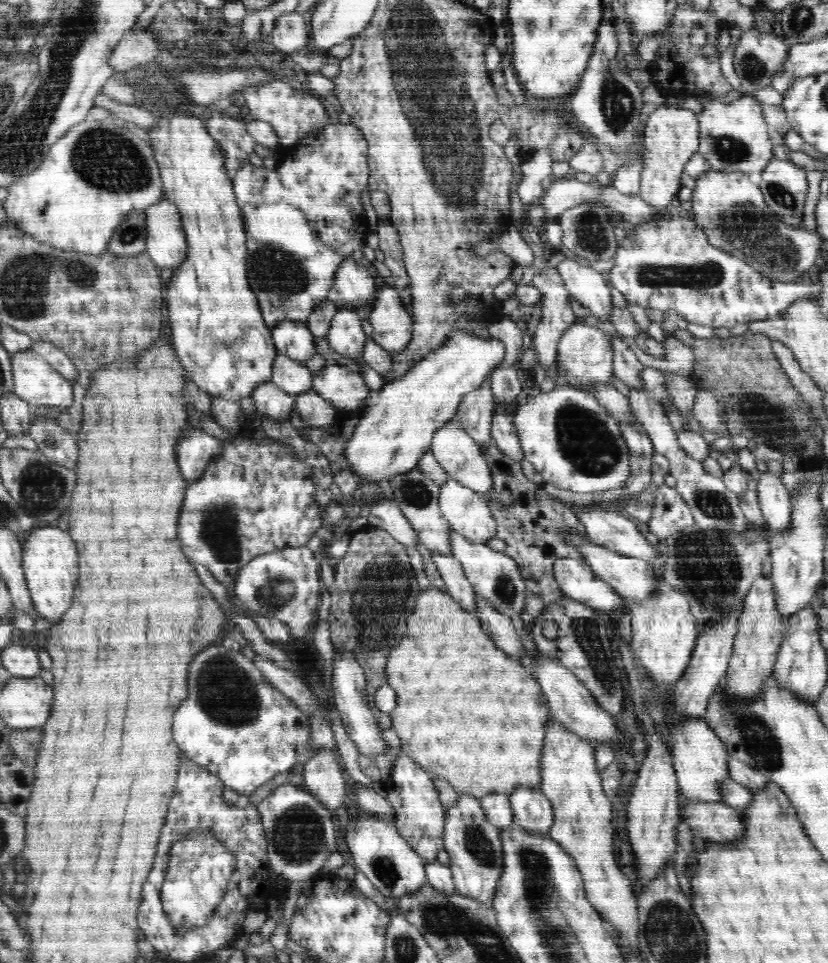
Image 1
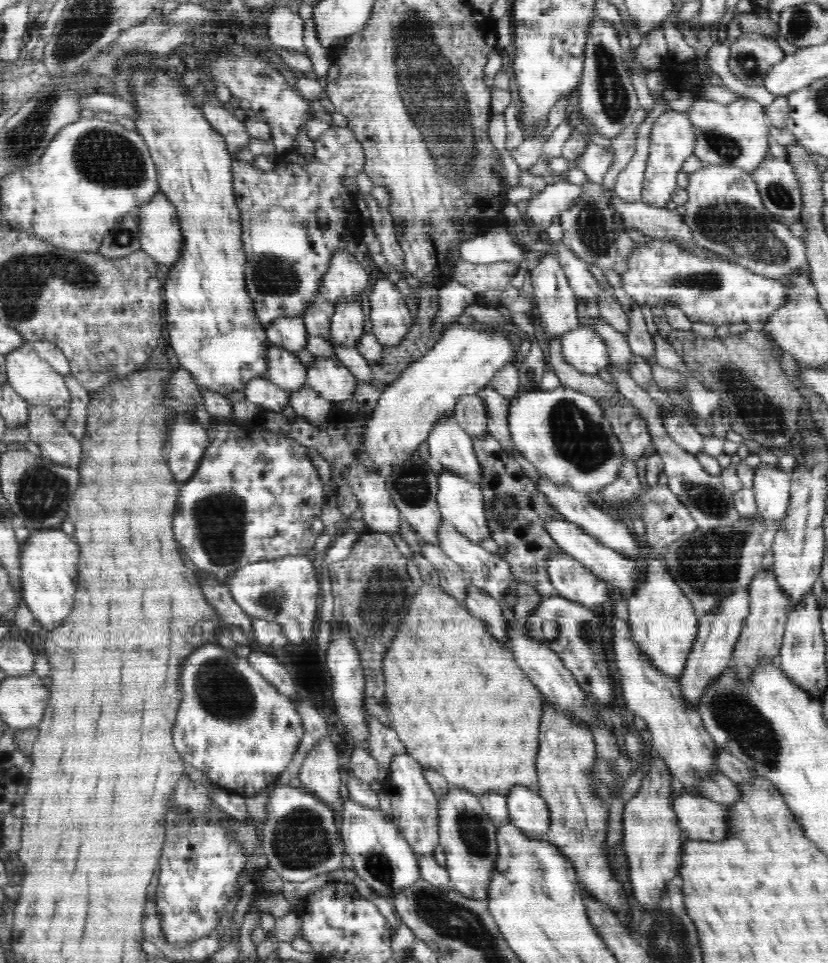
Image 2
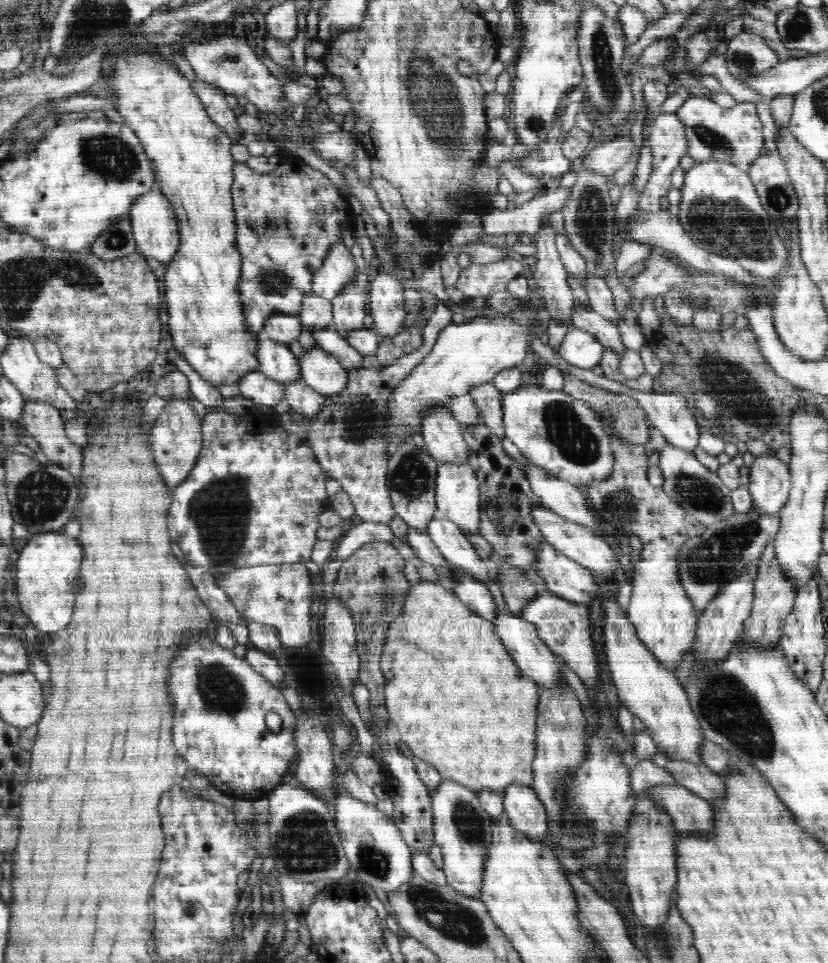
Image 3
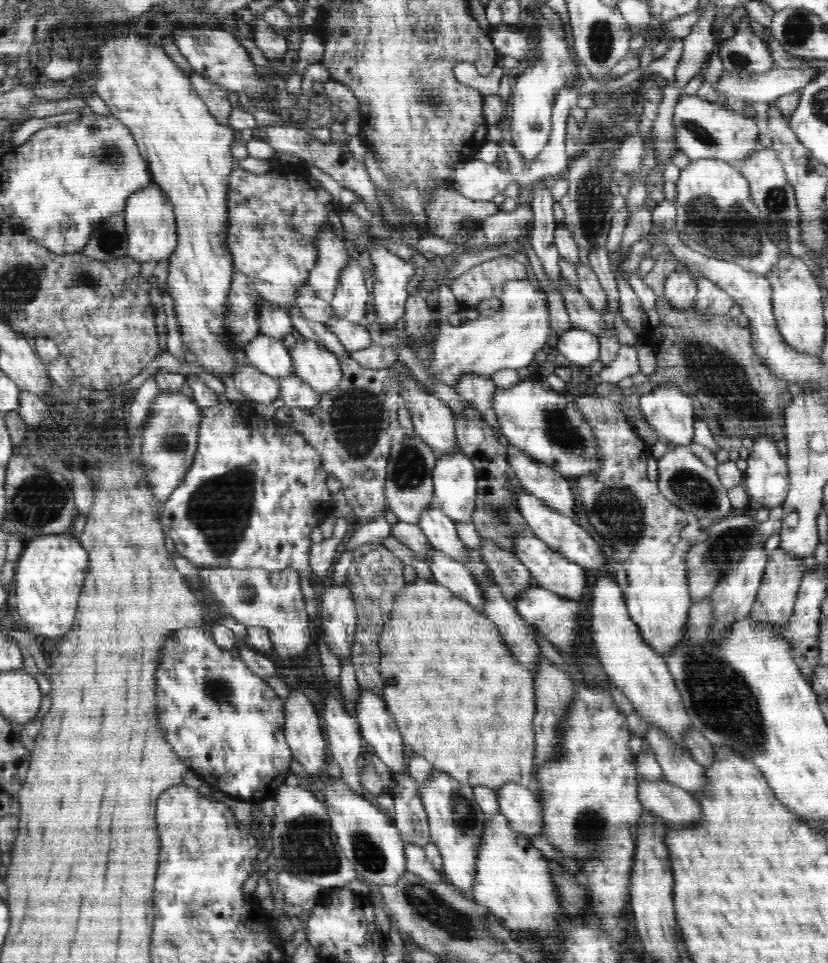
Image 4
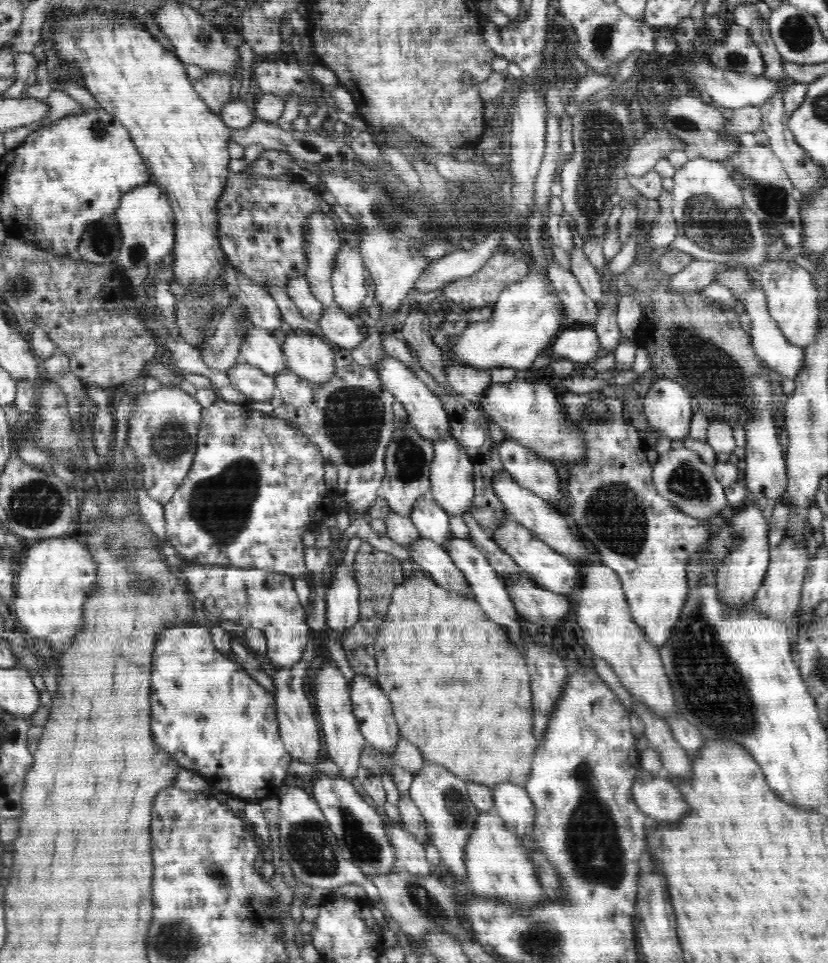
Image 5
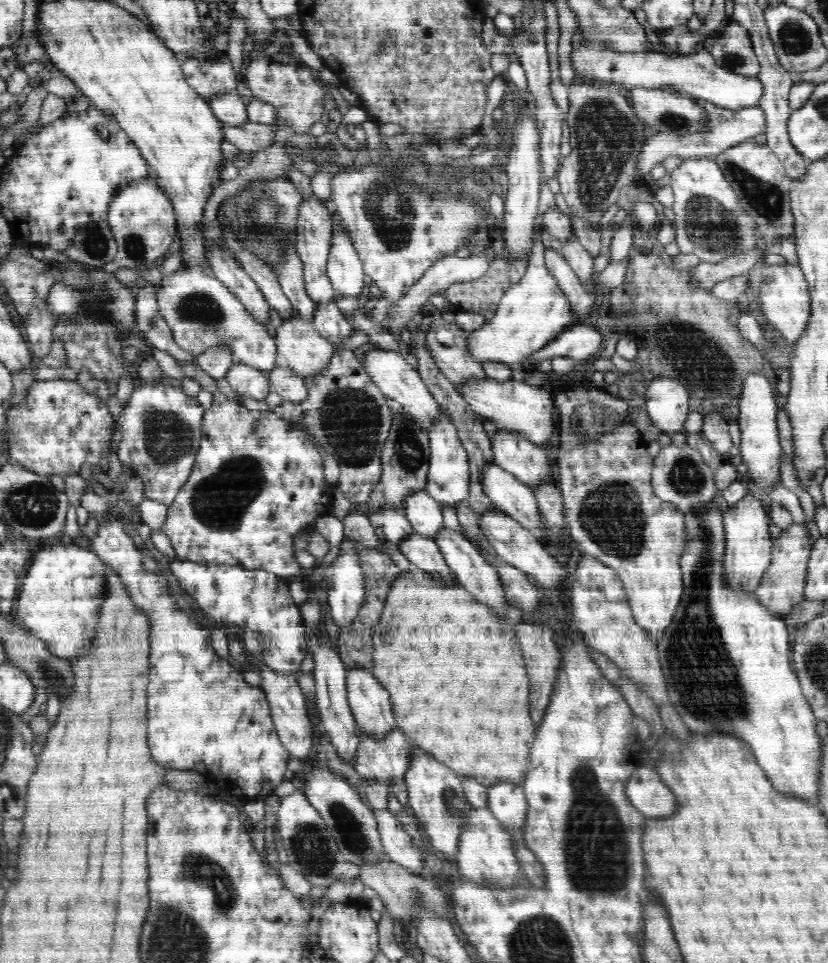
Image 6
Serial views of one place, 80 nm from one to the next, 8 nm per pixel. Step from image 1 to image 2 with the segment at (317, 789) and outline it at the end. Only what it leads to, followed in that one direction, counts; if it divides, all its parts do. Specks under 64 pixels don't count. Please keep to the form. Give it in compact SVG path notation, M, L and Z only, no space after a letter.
M330 737L320 740L307 753L299 770L301 786L328 805L342 800L340 782L345 773L338 763L338 750Z

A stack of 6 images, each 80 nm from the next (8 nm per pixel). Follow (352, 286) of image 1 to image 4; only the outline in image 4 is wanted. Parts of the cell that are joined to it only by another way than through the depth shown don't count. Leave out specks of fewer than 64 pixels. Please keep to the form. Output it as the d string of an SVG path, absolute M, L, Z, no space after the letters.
M326 223L319 233L316 236L319 244L316 262L314 268L309 270L306 284L318 298L331 304L341 270L346 266L350 254L342 238L332 231L331 223Z

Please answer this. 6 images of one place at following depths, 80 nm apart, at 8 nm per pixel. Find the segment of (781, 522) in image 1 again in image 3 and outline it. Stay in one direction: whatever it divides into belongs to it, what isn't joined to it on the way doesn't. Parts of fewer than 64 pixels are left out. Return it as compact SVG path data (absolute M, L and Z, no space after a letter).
M776 452L754 458L750 466L750 495L757 512L779 514L788 502L791 490L789 467L777 458Z

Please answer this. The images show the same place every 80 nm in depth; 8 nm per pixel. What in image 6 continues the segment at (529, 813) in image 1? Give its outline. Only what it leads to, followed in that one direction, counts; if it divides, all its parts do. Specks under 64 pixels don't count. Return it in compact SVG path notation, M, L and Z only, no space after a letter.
M508 781L487 787L487 808L510 833L522 832L527 817L527 800L523 785Z

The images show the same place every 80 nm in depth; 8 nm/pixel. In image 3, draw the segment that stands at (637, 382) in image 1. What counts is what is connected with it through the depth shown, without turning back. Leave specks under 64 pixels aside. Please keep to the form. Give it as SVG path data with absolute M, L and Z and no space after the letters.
M574 302L570 326L588 331L596 337L598 342L604 345L604 348L612 349L618 355L624 352L625 346L617 324L594 312L591 307L582 307L582 305Z

